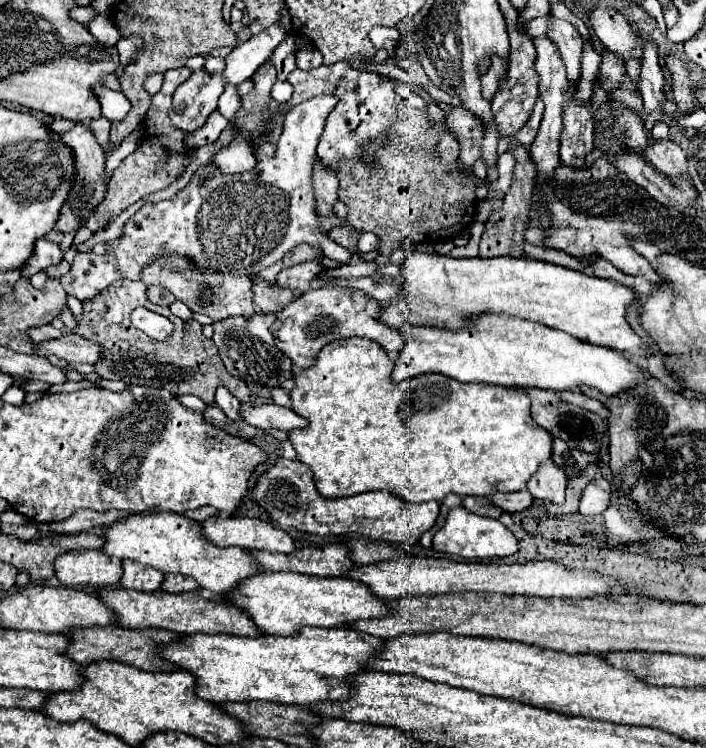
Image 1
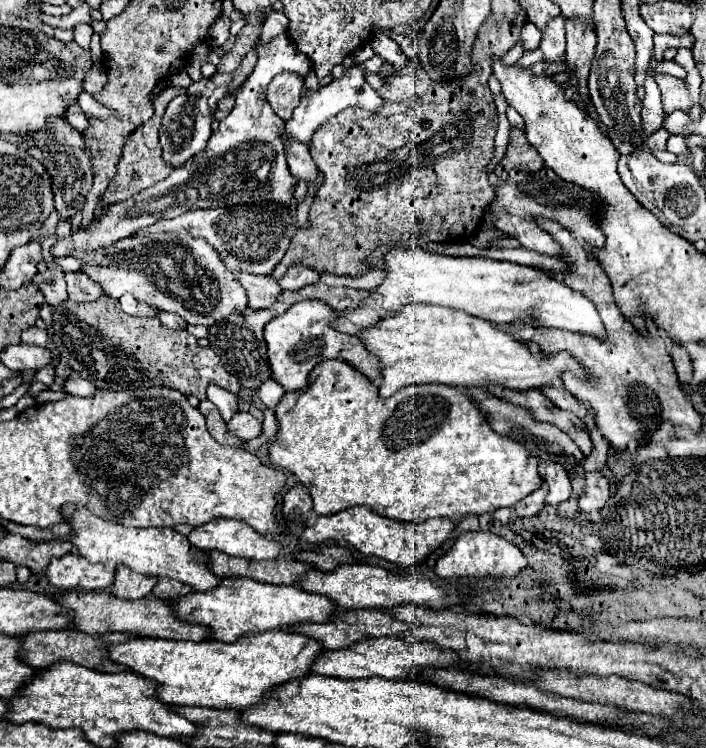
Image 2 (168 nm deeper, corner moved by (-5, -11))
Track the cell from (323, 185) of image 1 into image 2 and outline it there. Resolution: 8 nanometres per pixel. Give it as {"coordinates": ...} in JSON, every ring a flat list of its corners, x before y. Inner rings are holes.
{"coordinates":[[286,134,282,136,282,140,286,146,286,160,288,160,288,168,290,168,292,176,304,178,308,182,308,186,312,186,318,178,318,166,314,164,314,160,310,156,310,148,296,140,288,140]]}

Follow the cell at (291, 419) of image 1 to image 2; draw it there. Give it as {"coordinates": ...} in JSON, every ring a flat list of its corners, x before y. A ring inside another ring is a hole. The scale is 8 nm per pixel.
{"coordinates":[[238,412,228,422,228,430,242,440,252,440,262,434,262,422,256,420,250,412]]}

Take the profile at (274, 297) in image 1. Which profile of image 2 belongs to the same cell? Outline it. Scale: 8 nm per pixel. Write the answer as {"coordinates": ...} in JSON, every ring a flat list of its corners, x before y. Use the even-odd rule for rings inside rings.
{"coordinates":[[244,274,244,276,236,276,240,280,240,284,246,288,248,292,248,306,252,310,264,310,264,308,274,308,274,304,278,302,278,296,282,292,282,288,270,278,270,276,252,276,252,274]]}

